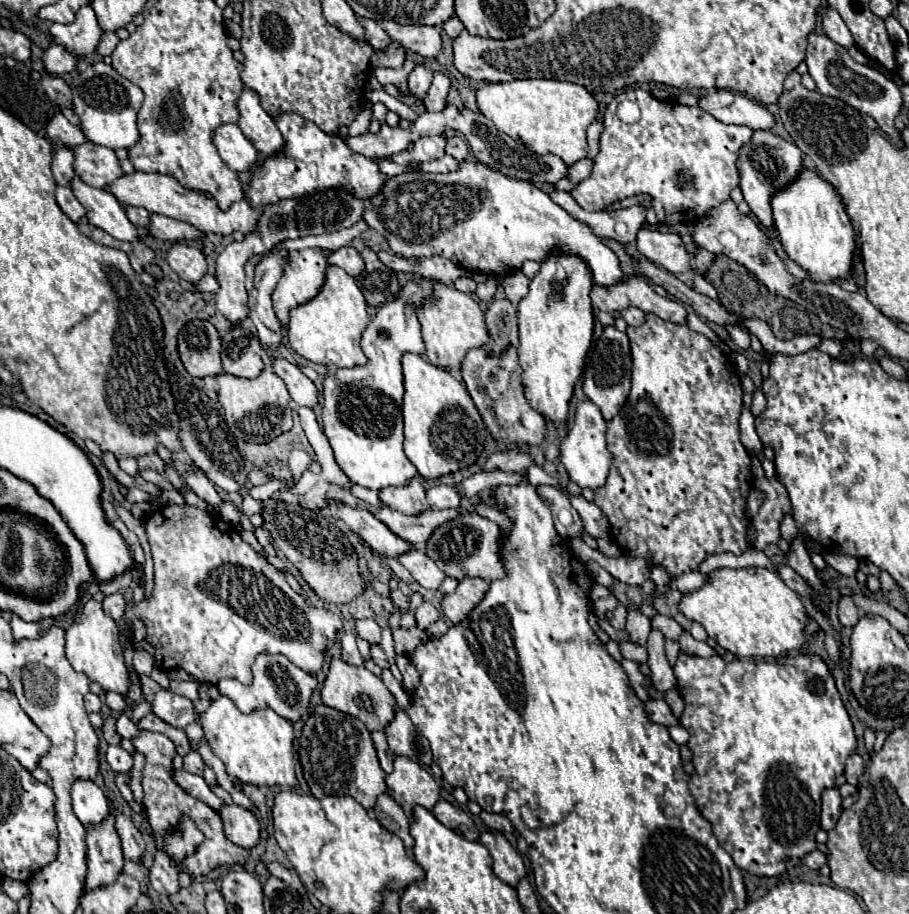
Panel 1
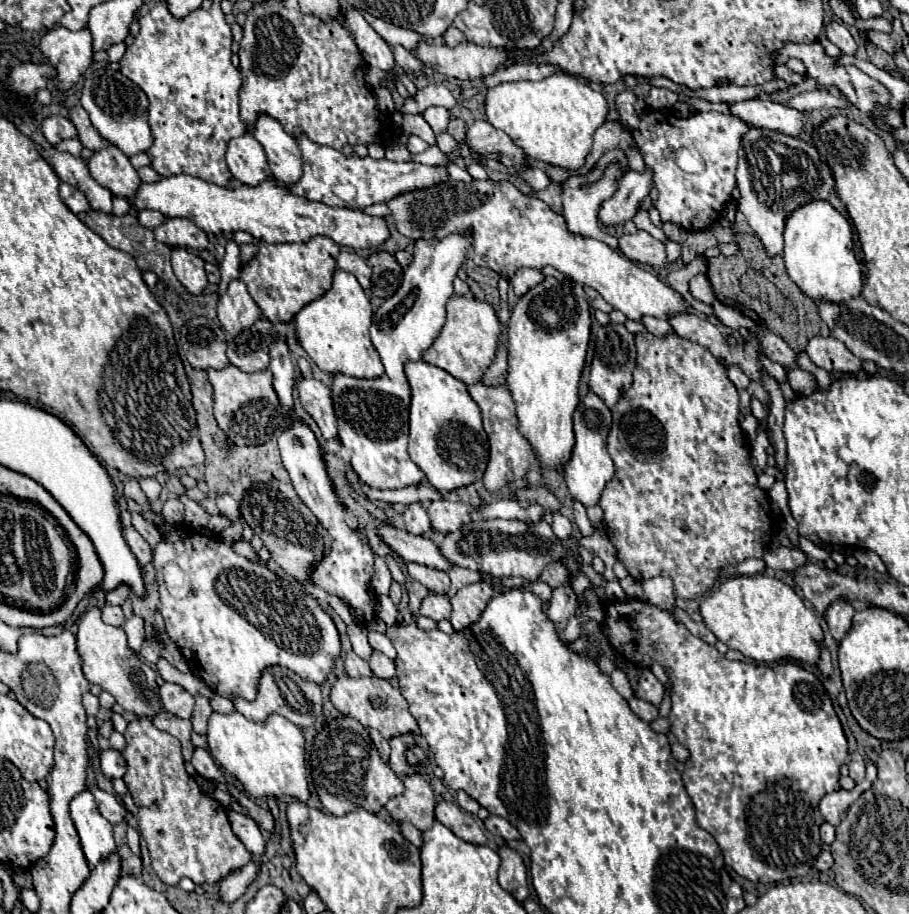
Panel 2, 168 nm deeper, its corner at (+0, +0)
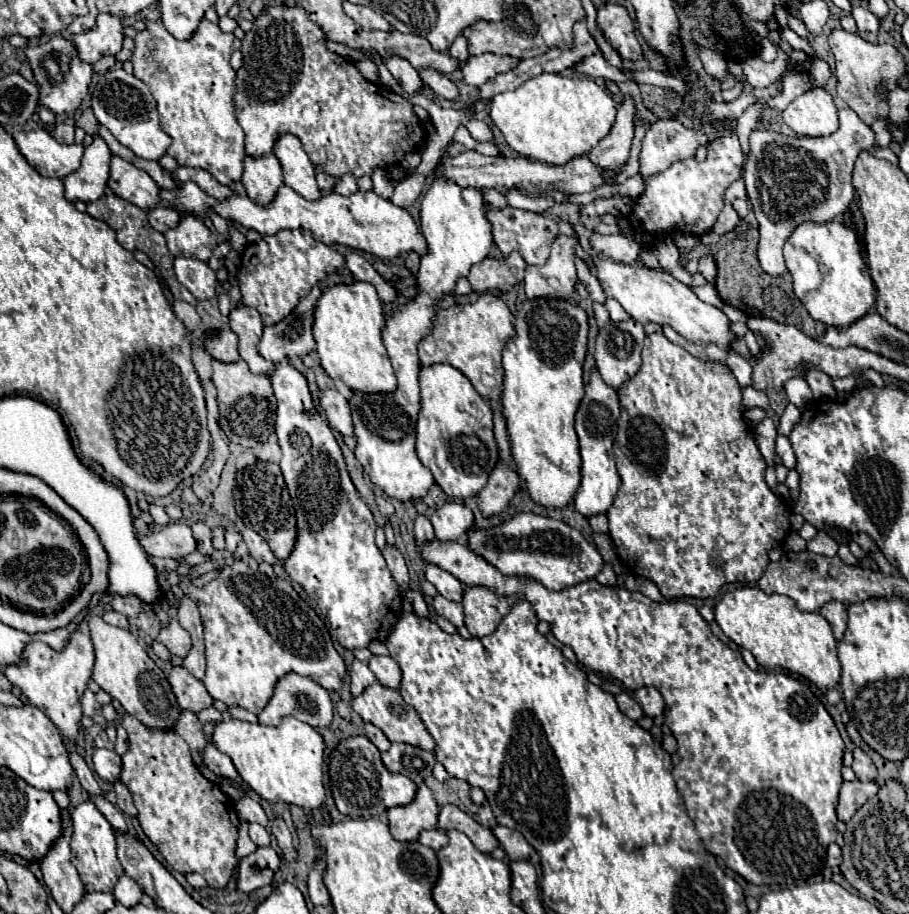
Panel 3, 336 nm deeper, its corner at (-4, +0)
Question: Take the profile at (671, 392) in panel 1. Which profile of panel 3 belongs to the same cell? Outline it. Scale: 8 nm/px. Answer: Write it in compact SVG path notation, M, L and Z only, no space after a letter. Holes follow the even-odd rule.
M661 332L645 336L641 356L643 356L641 370L617 390L619 402L621 402L621 416L619 416L619 432L615 438L613 452L615 452L615 462L617 462L617 470L621 476L621 486L619 486L617 498L613 500L611 508L607 510L607 518L609 518L609 534L617 548L619 558L627 564L625 566L627 572L631 572L633 576L645 576L651 582L655 582L667 600L675 600L675 598L683 598L683 596L705 600L705 598L715 598L725 584L735 584L735 582L757 584L757 580L761 578L761 572L765 572L765 568L769 564L767 554L769 554L769 550L773 550L773 542L775 542L775 546L779 546L785 540L785 536L789 534L791 526L789 526L789 512L785 516L787 506L783 504L781 498L775 498L771 488L765 484L765 478L763 478L765 460L759 454L759 448L755 444L755 438L753 438L749 426L743 420L743 414L739 412L743 390L741 390L737 378L721 362L707 362L701 358L695 358L683 346L671 344Z

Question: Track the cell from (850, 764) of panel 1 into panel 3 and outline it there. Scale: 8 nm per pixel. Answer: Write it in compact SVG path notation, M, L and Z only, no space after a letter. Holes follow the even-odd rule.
M855 748L855 750L853 750L853 758L855 758L855 762L853 762L853 772L855 772L857 780L861 780L861 782L871 782L871 780L875 780L877 768L875 768L875 764L871 762L871 758L869 758L861 748Z

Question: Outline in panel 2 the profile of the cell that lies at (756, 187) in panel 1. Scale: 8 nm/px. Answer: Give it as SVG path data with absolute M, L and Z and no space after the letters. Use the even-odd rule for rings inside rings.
M749 128L741 140L737 188L741 192L739 210L761 240L767 256L773 258L783 254L783 228L789 214L807 202L829 200L829 194L835 190L835 180L831 168L821 162L817 148L809 146L809 142L775 130Z

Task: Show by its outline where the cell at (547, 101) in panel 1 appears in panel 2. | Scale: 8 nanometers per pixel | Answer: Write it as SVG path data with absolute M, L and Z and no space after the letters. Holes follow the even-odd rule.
M555 74L541 82L505 82L487 90L487 120L503 130L527 156L565 170L583 168L591 152L595 130L607 120L609 104L603 94L569 74Z

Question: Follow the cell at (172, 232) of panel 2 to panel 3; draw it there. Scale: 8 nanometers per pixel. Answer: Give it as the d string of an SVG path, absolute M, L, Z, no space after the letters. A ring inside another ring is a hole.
M183 216L177 228L165 232L167 248L173 256L189 256L207 262L217 248L217 238L195 216Z

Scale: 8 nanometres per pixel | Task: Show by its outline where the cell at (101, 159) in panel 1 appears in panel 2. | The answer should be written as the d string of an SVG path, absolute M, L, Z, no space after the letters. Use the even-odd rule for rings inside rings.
M115 146L103 148L99 152L95 152L89 160L89 172L91 176L105 186L107 190L111 190L113 196L121 196L127 200L133 200L139 186L141 186L141 178L137 174L137 170L131 166L129 158Z

